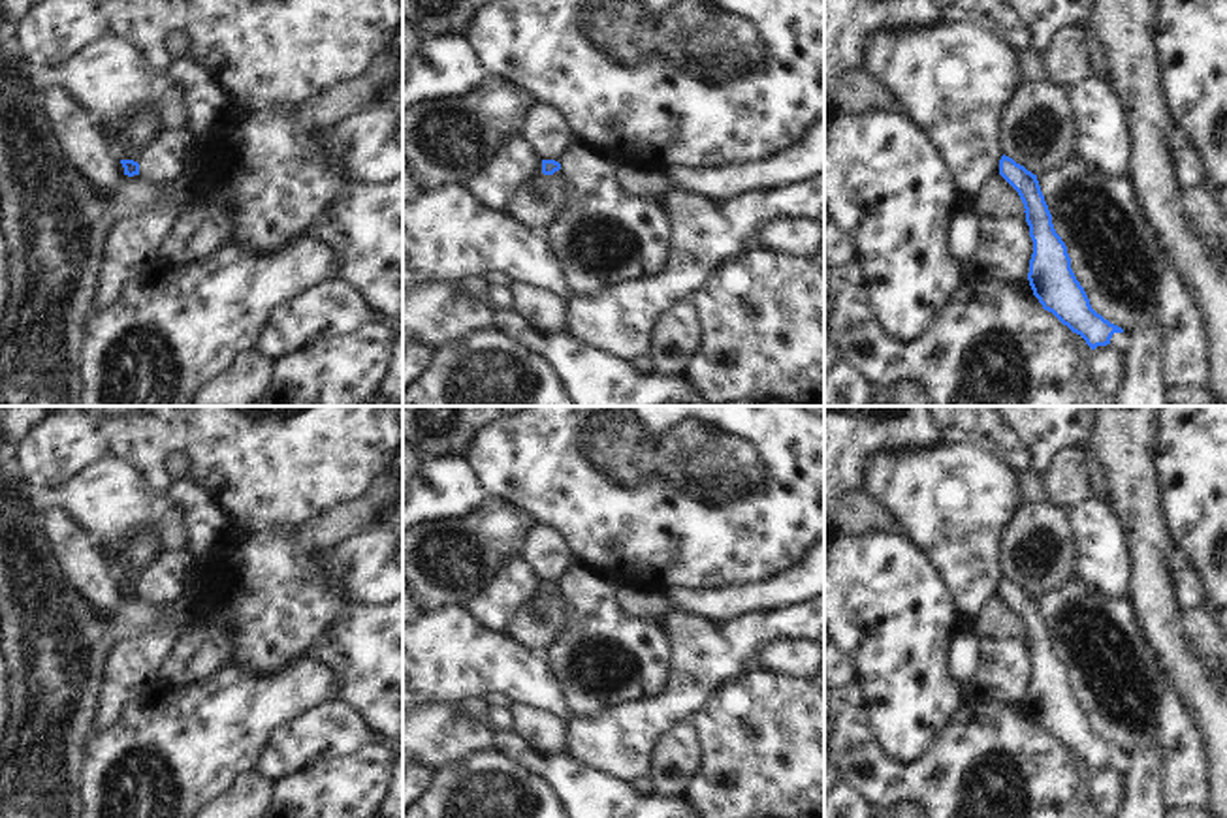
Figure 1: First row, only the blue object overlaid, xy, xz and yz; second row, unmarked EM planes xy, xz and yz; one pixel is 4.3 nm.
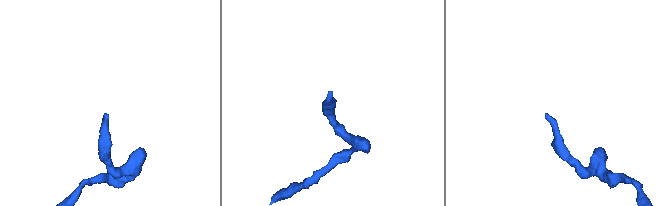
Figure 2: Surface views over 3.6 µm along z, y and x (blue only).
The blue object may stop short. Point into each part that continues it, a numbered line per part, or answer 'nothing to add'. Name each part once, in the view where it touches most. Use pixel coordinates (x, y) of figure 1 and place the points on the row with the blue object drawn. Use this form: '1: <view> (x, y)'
nothing to add

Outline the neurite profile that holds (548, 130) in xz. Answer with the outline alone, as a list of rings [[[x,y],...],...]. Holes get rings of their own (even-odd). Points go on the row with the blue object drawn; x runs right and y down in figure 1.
[[[538,103],[531,111],[523,137],[540,160],[561,162],[568,149],[580,145],[580,137],[568,122],[568,117],[551,103]]]

